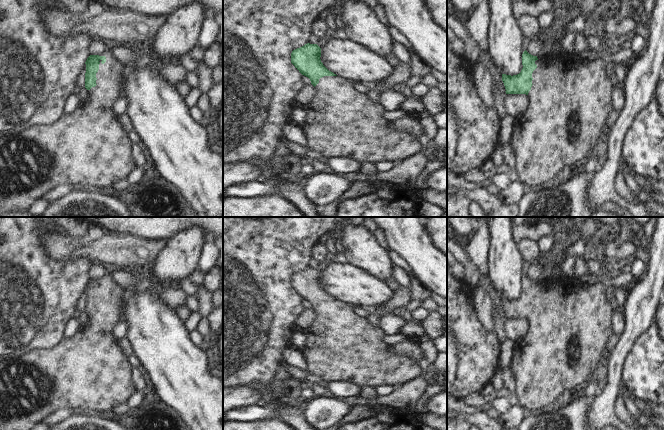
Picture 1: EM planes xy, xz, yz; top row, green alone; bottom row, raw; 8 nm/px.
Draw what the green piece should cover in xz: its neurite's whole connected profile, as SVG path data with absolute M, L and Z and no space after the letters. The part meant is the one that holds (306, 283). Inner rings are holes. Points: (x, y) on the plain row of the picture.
M310 267L293 274L291 277L291 287L302 299L308 301L315 311L315 318L310 326L299 330L306 336L304 346L301 348L306 361L306 369L319 376L321 384L349 382L358 387L366 385L375 388L384 384L397 387L421 375L423 370L416 360L394 352L392 346L384 342L386 333L379 325L371 325L366 318L354 314L352 305L329 295L321 286L320 281L321 272L317 268Z

